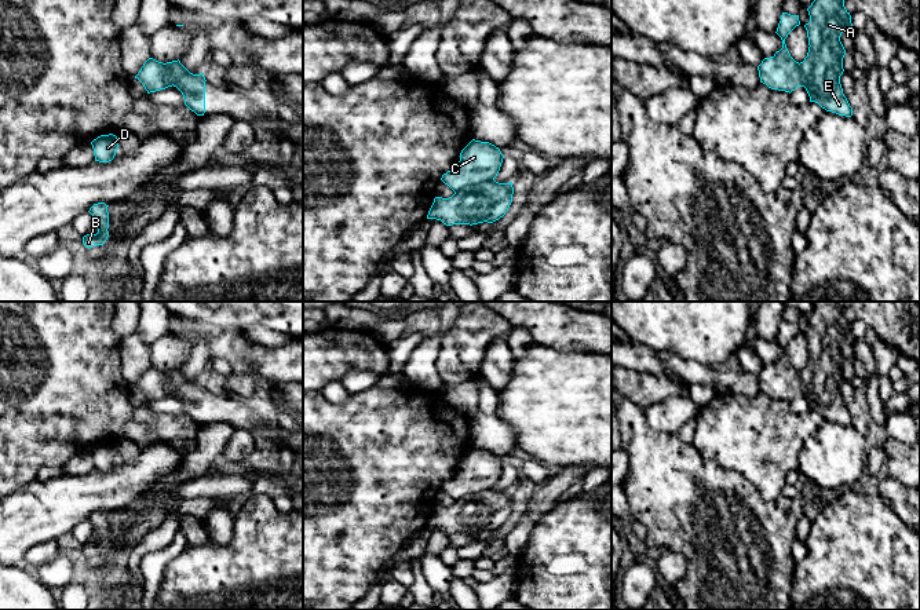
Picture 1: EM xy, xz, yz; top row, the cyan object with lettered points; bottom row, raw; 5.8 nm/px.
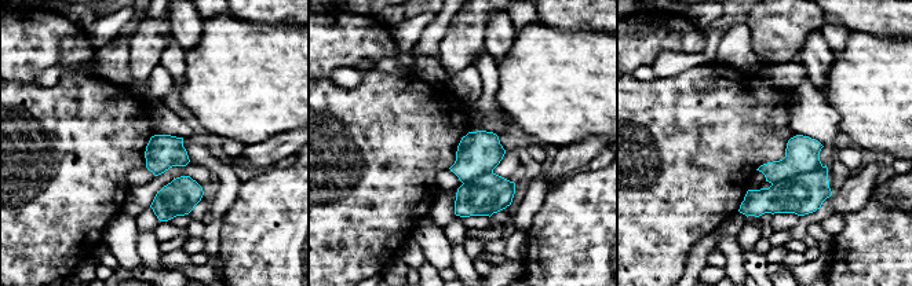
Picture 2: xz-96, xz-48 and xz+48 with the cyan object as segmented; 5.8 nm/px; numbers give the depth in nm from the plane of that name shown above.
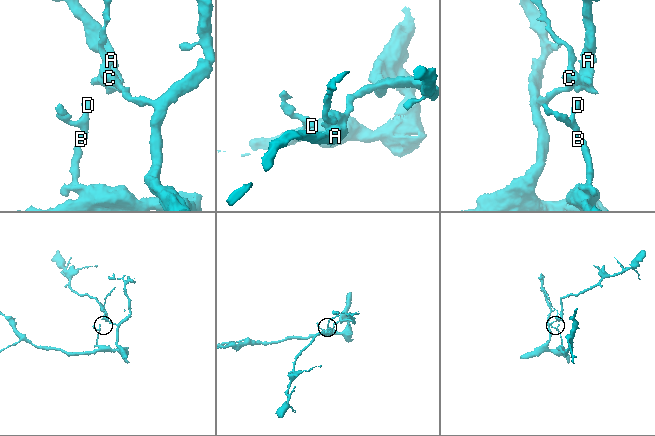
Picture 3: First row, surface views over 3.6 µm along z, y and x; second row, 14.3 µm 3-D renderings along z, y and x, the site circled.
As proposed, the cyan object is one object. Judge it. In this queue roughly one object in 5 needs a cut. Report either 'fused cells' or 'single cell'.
fused cells

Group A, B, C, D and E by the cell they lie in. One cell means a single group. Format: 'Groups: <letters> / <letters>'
Groups: A E / B C D

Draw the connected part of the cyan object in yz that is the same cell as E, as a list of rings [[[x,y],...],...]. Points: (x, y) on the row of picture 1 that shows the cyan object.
[[[814,0],[807,11],[810,22],[804,28],[810,47],[800,62],[803,87],[810,102],[818,103],[826,112],[851,117],[853,107],[840,84],[846,55],[840,36],[854,30],[851,15],[844,0]]]

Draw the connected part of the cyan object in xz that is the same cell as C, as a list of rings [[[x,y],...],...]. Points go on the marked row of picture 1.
[[[472,139],[460,153],[459,164],[442,175],[441,180],[454,193],[470,186],[494,180],[504,156],[489,142]]]

